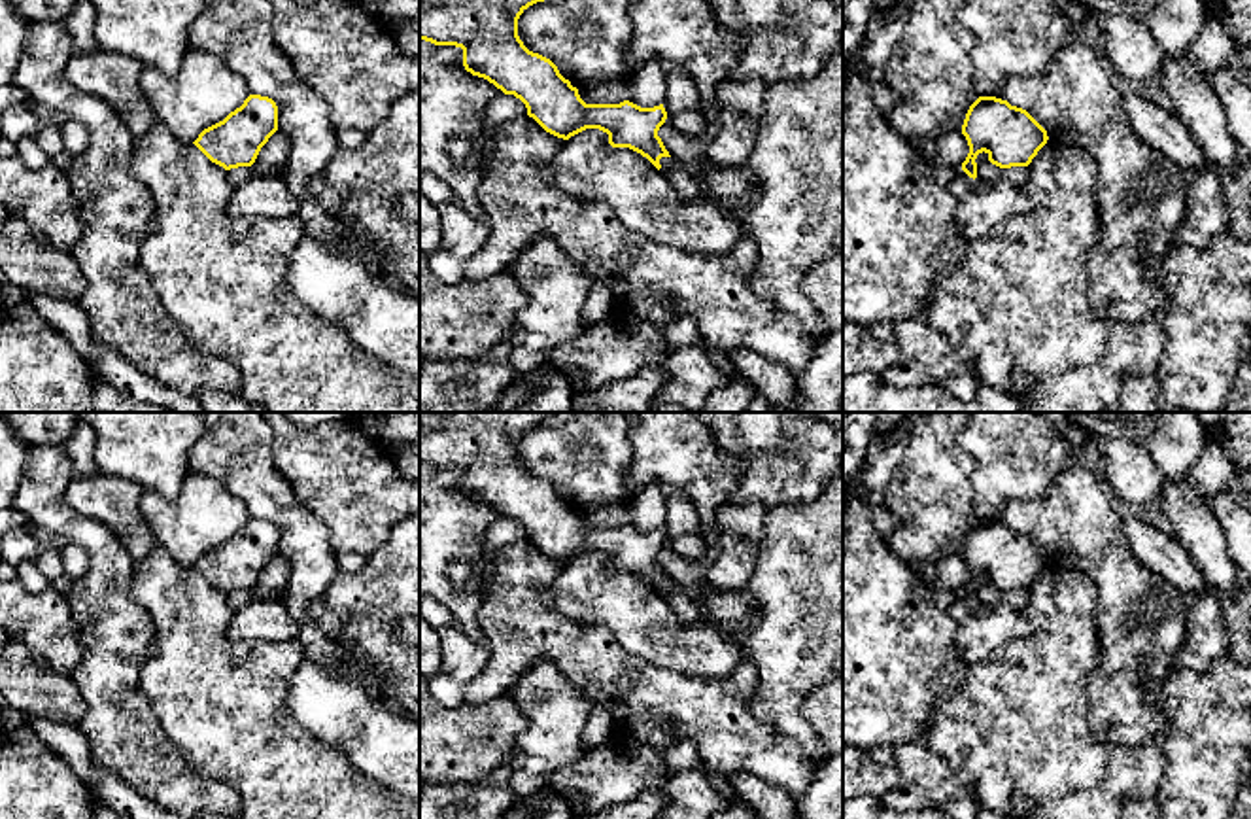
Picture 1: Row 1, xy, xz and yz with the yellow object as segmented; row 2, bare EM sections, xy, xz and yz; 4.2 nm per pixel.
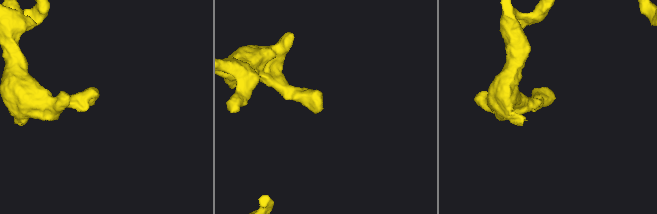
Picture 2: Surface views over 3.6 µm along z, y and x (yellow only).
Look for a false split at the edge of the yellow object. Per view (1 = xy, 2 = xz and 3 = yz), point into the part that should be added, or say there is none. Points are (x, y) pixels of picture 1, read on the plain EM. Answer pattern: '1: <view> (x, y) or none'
1: none
2: none
3: none

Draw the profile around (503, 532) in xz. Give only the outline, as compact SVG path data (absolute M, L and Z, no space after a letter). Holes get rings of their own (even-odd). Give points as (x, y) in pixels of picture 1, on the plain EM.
M499 518L486 533L484 539L484 571L480 583L480 594L484 596L493 581L493 562L497 552L514 541L527 539L525 528L514 518Z

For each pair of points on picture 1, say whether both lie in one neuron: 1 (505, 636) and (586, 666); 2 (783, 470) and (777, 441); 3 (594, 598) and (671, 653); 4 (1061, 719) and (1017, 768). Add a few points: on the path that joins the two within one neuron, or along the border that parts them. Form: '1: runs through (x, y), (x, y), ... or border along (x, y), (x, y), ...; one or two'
1: runs through (526, 636), (552, 636), (565, 645); one
2: border along (737, 435), (749, 453), (794, 454); two
3: runs through (613, 598), (652, 634); one
4: runs through (1049, 731), (1023, 757); one

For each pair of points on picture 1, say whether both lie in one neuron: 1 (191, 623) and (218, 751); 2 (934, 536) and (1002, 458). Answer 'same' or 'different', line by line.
1: same
2: different

